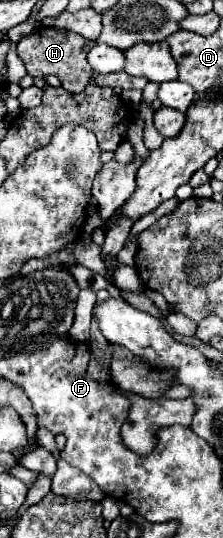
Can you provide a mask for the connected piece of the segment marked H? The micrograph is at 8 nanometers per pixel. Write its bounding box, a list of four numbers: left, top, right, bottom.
[17,25,147,93]

